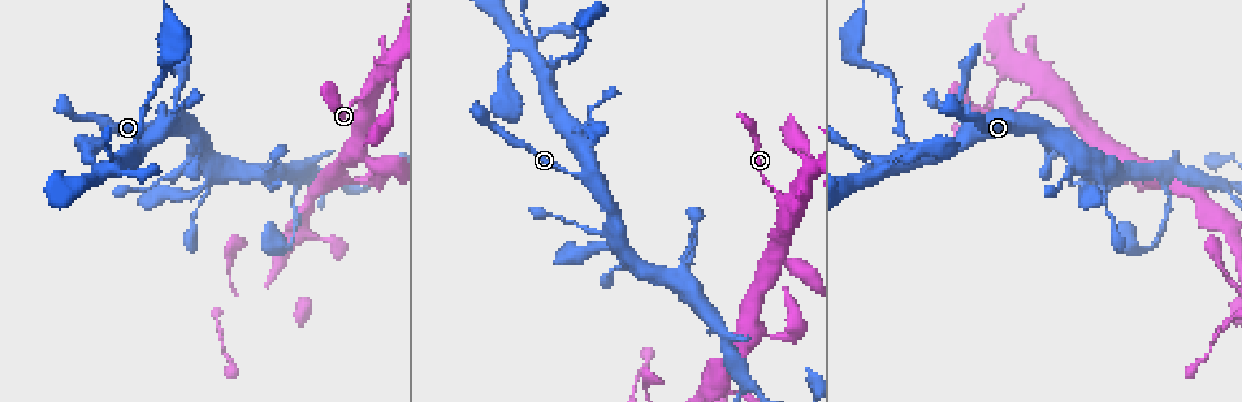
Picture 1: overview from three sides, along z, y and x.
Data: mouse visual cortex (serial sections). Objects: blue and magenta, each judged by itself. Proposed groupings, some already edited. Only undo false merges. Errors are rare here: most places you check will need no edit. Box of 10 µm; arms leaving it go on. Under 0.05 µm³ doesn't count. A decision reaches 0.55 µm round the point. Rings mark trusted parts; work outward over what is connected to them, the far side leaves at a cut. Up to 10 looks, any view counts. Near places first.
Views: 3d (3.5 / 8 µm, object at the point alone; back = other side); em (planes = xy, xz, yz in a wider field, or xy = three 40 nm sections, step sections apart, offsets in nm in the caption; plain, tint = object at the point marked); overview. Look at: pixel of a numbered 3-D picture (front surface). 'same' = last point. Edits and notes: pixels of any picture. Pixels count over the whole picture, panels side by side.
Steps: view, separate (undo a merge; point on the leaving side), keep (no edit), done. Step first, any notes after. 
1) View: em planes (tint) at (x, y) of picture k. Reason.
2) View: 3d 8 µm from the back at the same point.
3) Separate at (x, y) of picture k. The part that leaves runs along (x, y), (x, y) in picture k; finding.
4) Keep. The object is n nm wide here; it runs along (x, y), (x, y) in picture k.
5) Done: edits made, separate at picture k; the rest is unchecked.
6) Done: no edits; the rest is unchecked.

View: 3d 3.5 µm at (795, 137) of picture 1. Abrupt turn.

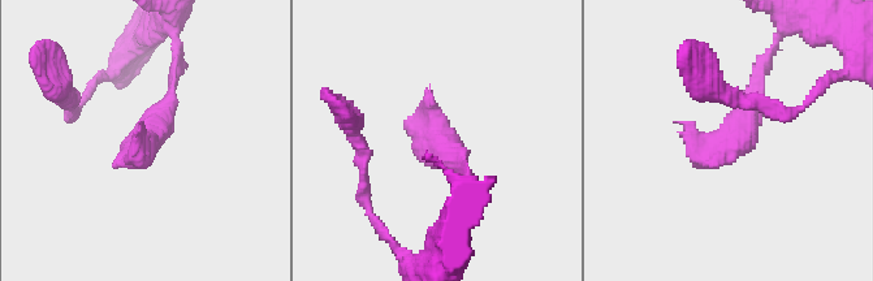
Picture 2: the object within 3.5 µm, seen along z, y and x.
View: em planes (tint) at (144, 144) of picture 2.

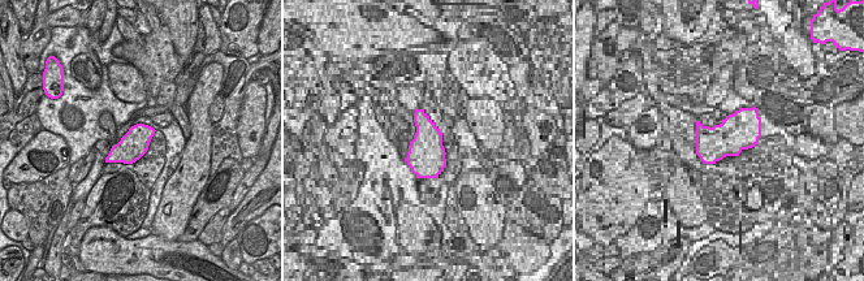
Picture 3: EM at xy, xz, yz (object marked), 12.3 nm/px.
Keep. It runs along (761, 74), (727, 142), (674, 121) in picture 2; all the same cell.

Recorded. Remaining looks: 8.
View: 3d 3.5 µm at (584, 174) of picture 1. Branch point.

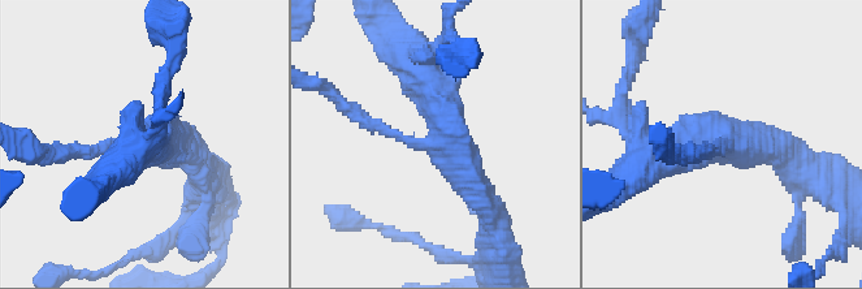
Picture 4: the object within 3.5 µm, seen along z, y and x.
View: em xy step 2 (tint) at (438, 144) of picture 4. 3 arms meet here; the arms are 150, 400, 450 nm wide; shape alone is not enough.

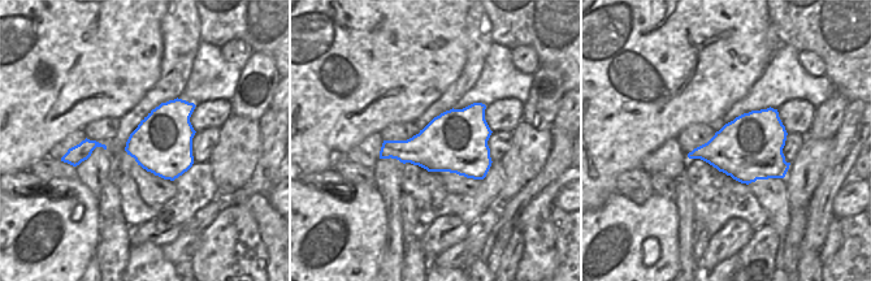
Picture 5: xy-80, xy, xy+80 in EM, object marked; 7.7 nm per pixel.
Keep. It runs along (358, 113), (441, 146), (489, 210) in picture 4; all the same cell.

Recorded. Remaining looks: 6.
View: 3d 3.5 µm from the back at (205, 155) of picture 1.

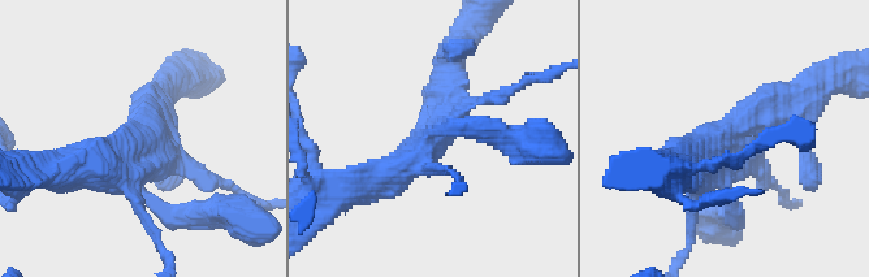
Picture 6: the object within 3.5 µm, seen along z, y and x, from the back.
View: em planes (tint) at (145, 140) of picture 6.

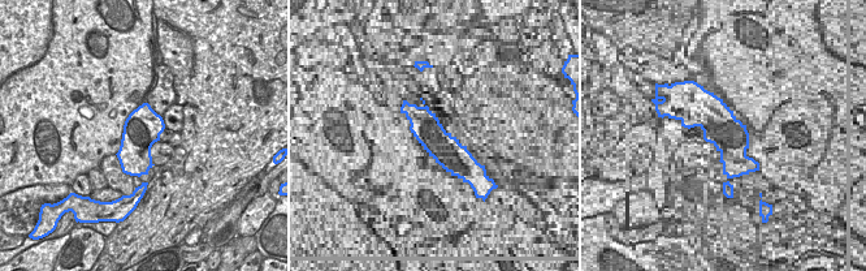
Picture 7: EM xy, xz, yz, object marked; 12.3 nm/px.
Keep. It runs along (450, 60), (442, 124), (374, 181) in picture 6; continuous, no second cell.

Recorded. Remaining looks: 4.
View: 3d 3.5 µm at (743, 377) of picture 1. Side arm on a straight run.

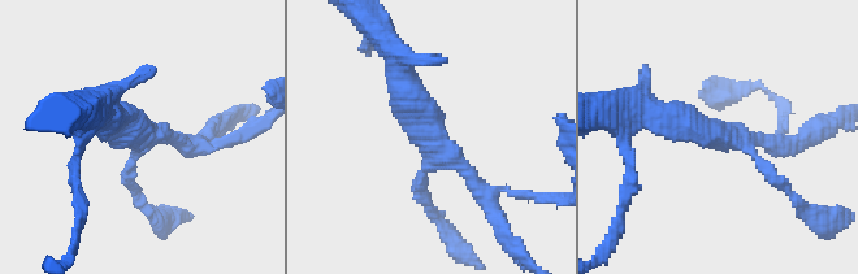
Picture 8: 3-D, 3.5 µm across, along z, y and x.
View: em xy step 2 (tint) at (146, 131) of picture 8. 3 arms meet here; the arms are 150, 200, 350 nm wide; need the tissue.

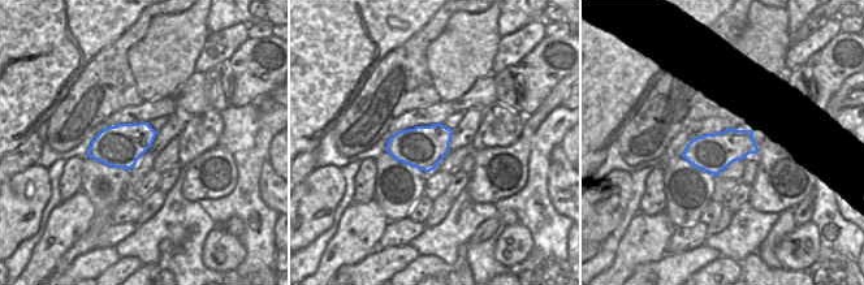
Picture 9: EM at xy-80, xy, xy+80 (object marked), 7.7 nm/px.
View: em xy step 1 (tint) at the same point. Cut it another way.

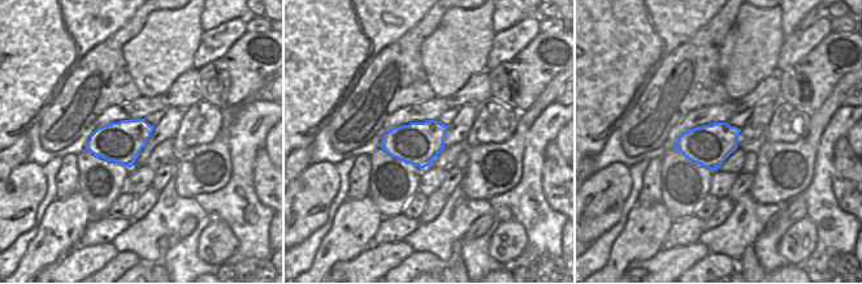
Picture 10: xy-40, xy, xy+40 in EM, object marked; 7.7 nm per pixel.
Keep. It runs along (399, 68), (412, 112), (495, 191) in picture 8; continuous, no second cell.

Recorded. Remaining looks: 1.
Done: no edits; the rest is unchecked.

